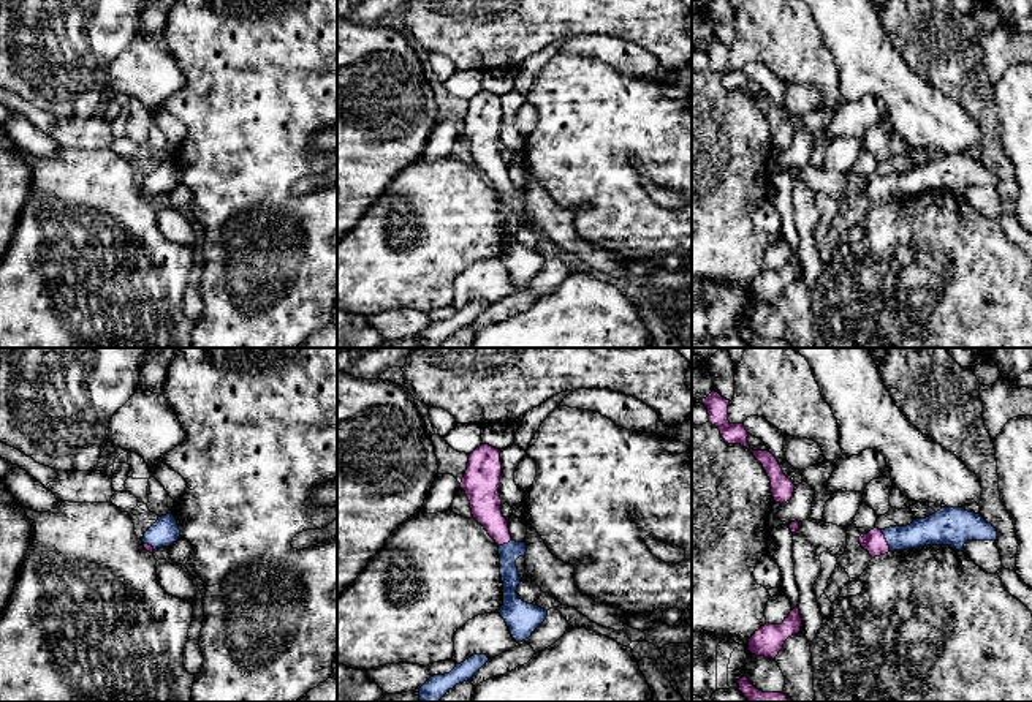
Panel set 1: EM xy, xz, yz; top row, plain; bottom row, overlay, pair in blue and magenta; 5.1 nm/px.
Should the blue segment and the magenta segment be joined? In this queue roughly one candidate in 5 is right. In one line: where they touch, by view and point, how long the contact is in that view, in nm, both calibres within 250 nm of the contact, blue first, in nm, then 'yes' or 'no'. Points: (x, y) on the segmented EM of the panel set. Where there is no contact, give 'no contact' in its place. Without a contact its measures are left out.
yz (887, 541) | 120 nm | 160/110 nm | yes

